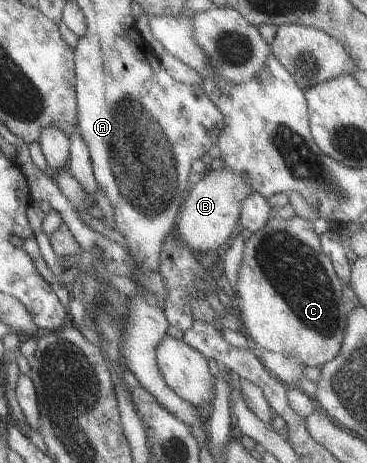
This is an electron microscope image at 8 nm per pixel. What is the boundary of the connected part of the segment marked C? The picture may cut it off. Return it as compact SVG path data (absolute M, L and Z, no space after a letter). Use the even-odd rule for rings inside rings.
M271 215L267 223L265 223L259 231L250 234L244 241L242 258L237 270L236 283L233 289L233 297L236 303L235 309L237 309L239 319L242 321L245 336L250 337L252 343L257 345L257 348L270 352L281 352L286 356L295 356L303 366L313 365L313 367L321 367L326 361L333 359L333 357L339 353L347 315L345 308L343 308L343 302L341 301L341 289L343 285L341 285L340 279L334 272L334 267L330 259L320 250L320 239L318 236L319 235L313 232L311 219L307 220L299 216L283 219L277 215Z

